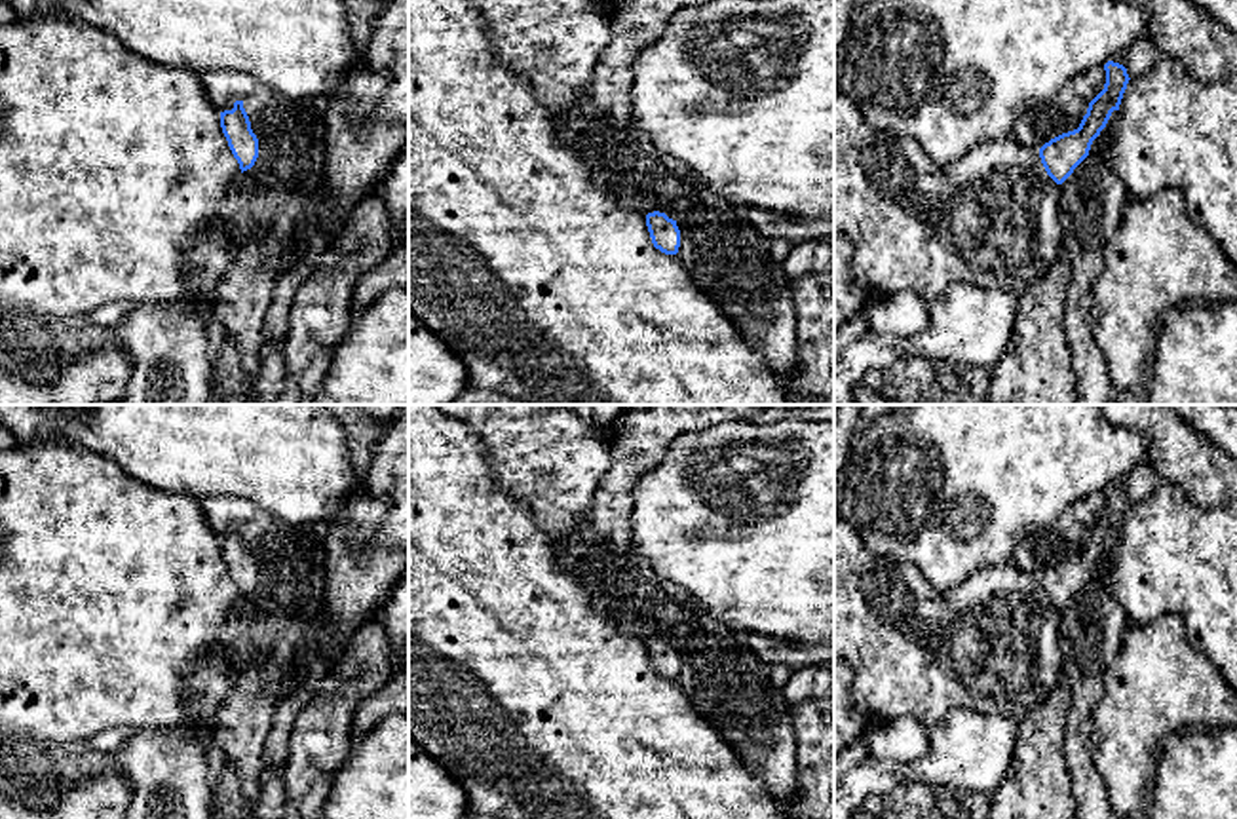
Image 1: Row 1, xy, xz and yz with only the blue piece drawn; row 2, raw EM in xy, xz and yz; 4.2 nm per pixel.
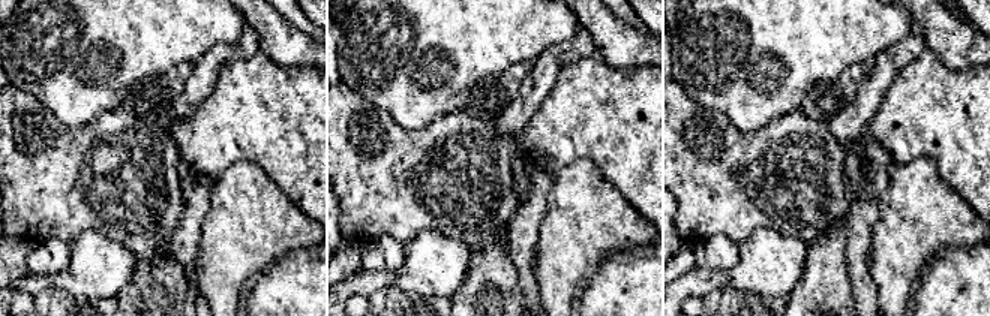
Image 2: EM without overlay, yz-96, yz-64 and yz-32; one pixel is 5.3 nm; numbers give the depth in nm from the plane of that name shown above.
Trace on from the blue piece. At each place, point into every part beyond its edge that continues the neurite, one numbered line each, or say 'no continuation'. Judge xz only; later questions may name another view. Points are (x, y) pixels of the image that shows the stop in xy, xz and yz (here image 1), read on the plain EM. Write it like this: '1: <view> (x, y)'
no continuation

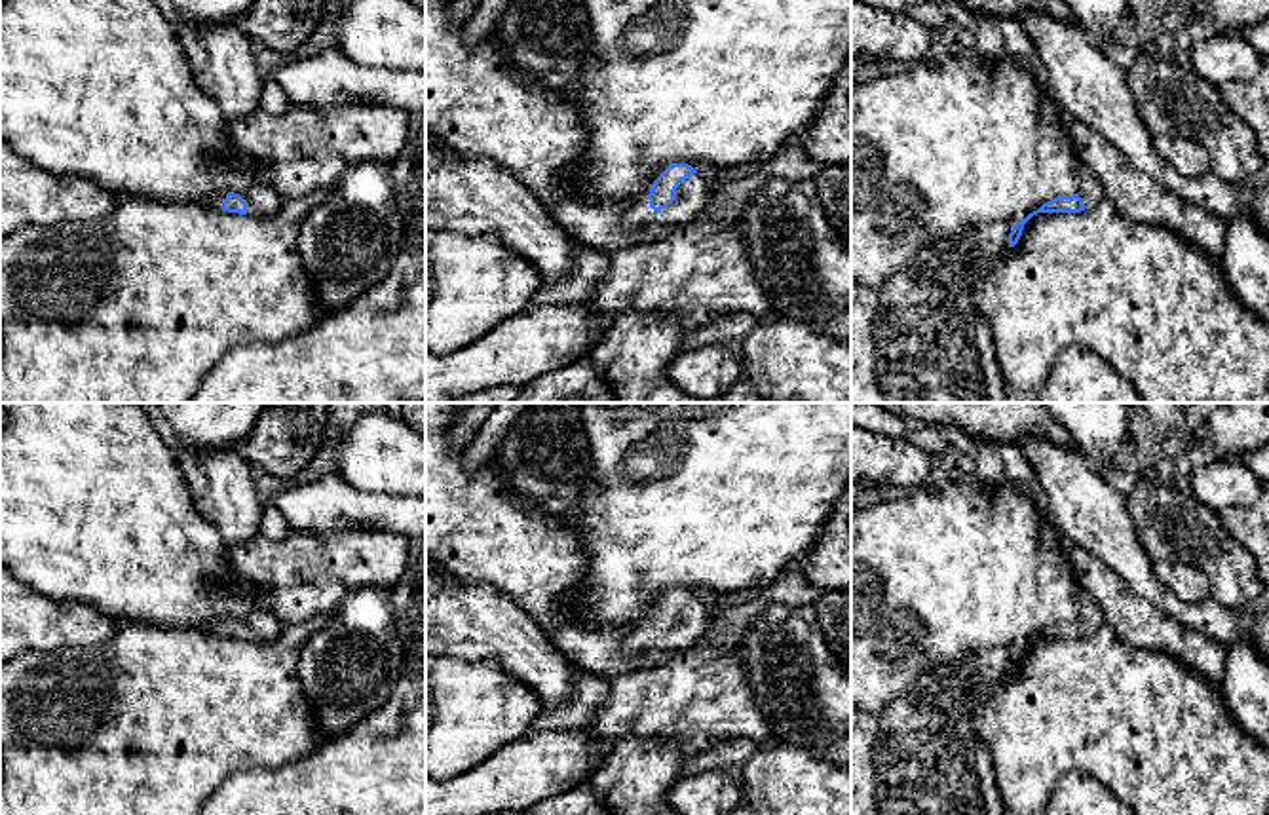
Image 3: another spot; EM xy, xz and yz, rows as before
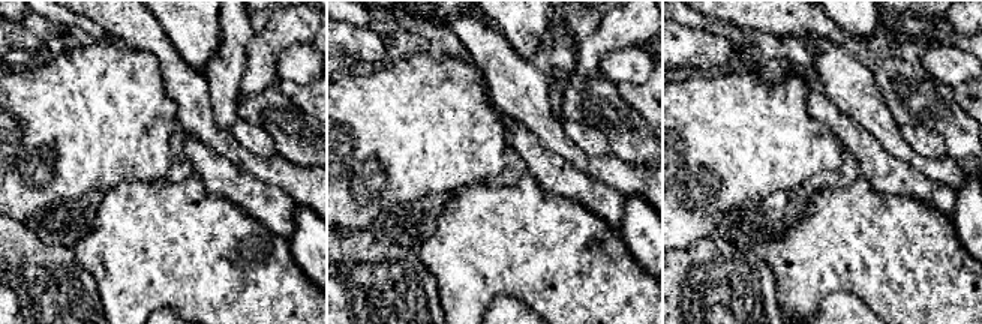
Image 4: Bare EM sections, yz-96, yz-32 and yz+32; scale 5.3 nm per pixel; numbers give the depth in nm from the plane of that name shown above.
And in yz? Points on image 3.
1: yz (1091, 618)

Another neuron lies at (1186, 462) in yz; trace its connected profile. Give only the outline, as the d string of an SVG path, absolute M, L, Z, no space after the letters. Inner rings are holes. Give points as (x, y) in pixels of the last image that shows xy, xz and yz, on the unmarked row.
M1222 403L1203 424L1197 439L1174 458L1172 486L1187 492L1197 467L1231 462L1269 445L1269 403Z

